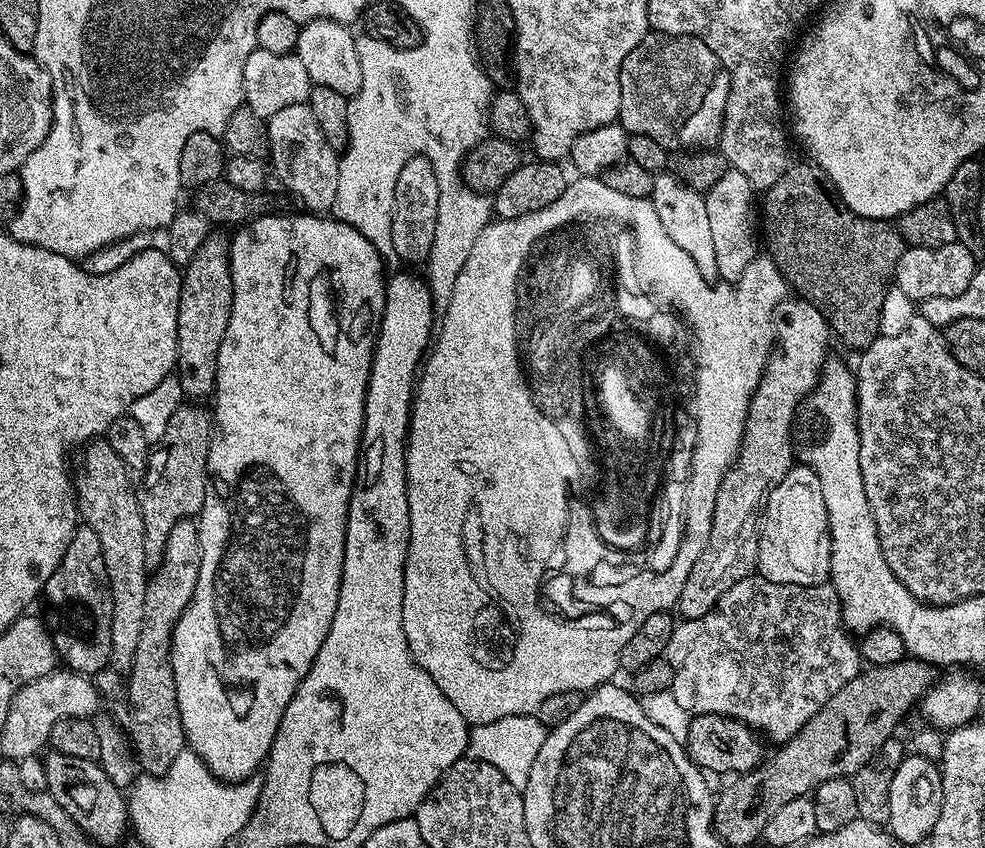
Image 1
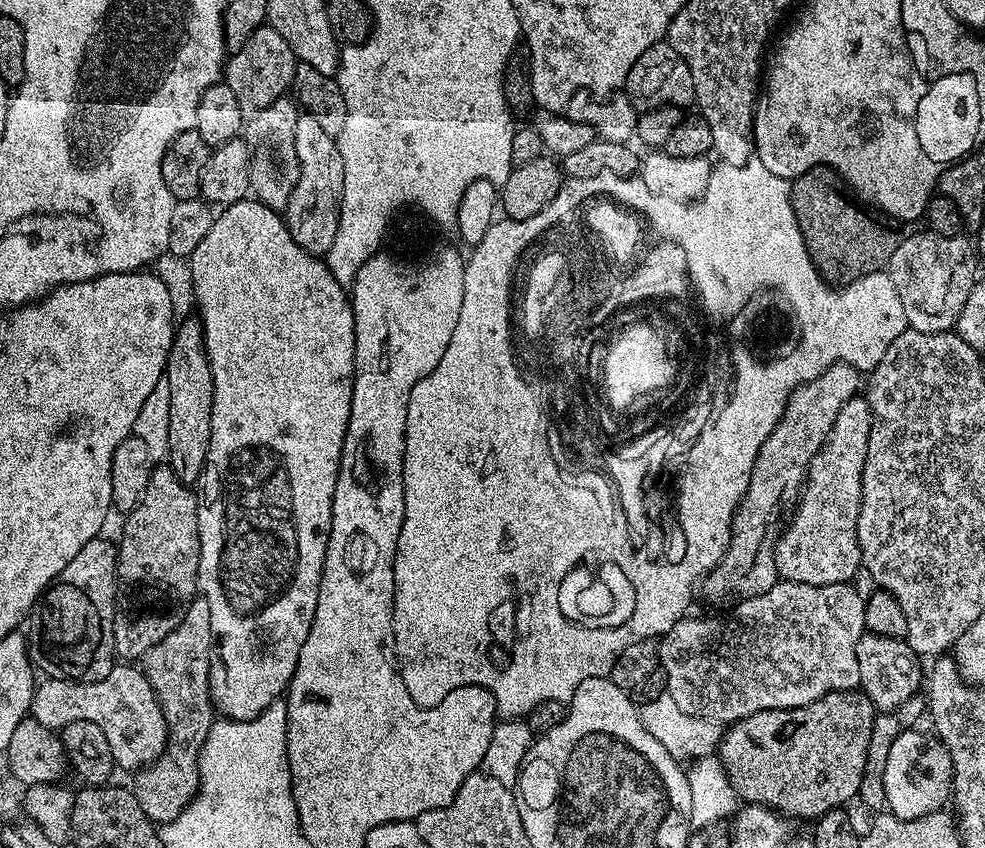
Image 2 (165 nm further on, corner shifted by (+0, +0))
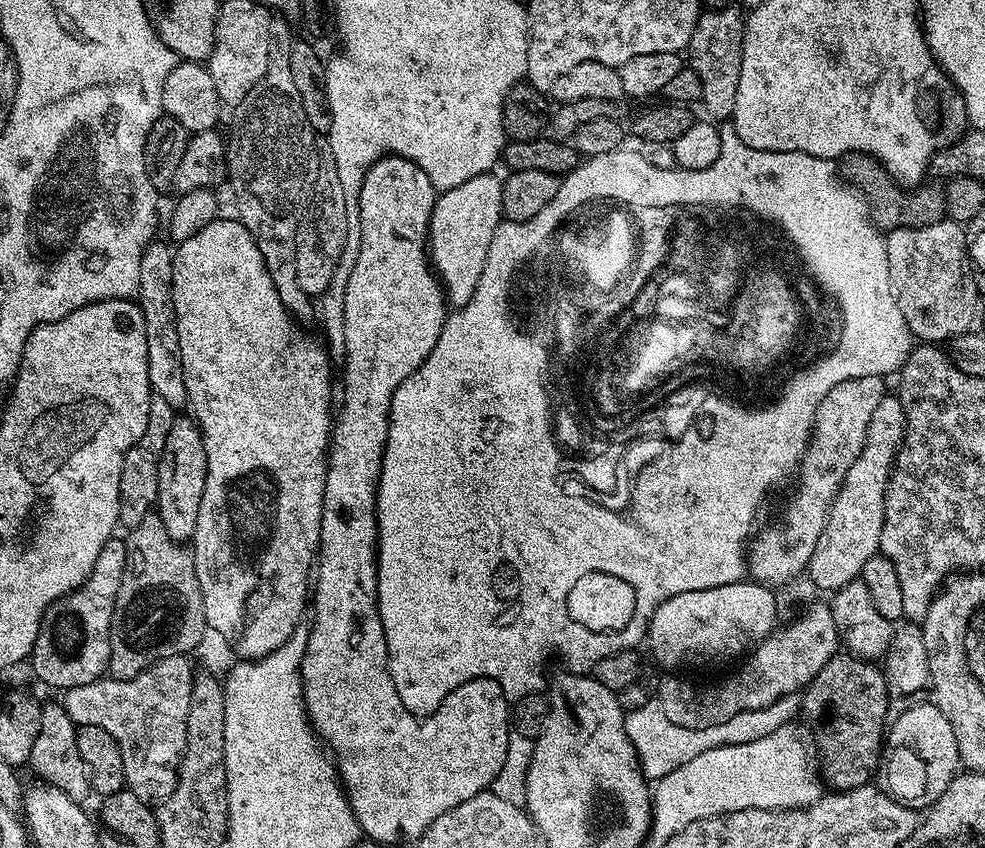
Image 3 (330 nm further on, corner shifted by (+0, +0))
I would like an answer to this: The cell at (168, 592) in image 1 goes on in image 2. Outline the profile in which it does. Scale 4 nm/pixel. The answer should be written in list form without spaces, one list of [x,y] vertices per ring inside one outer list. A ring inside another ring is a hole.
[[[202,594],[197,595],[185,608],[178,626],[174,626],[174,630],[170,630],[170,634],[166,634],[166,638],[162,638],[158,646],[150,646],[150,650],[142,658],[142,671],[166,718],[168,740],[164,743],[160,757],[135,773],[136,785],[131,785],[130,791],[157,826],[169,824],[171,820],[178,818],[178,814],[182,814],[182,810],[200,789],[198,758],[214,719],[208,677],[213,659],[210,606]]]

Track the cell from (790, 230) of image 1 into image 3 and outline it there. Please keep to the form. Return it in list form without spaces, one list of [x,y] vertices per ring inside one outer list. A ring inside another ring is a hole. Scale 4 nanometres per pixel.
[[[845,152],[839,157],[838,171],[849,185],[855,186],[862,193],[872,223],[881,230],[934,226],[939,220],[945,219],[944,193],[939,187],[916,186],[905,190],[874,157],[864,152]]]

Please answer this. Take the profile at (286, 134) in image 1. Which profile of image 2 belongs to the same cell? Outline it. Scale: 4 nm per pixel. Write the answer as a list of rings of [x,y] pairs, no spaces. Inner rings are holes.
[[[307,114],[296,117],[294,151],[300,159],[300,177],[286,209],[286,223],[298,246],[313,254],[326,254],[334,246],[334,234],[340,222],[340,196],[344,178],[342,158],[333,136]]]

